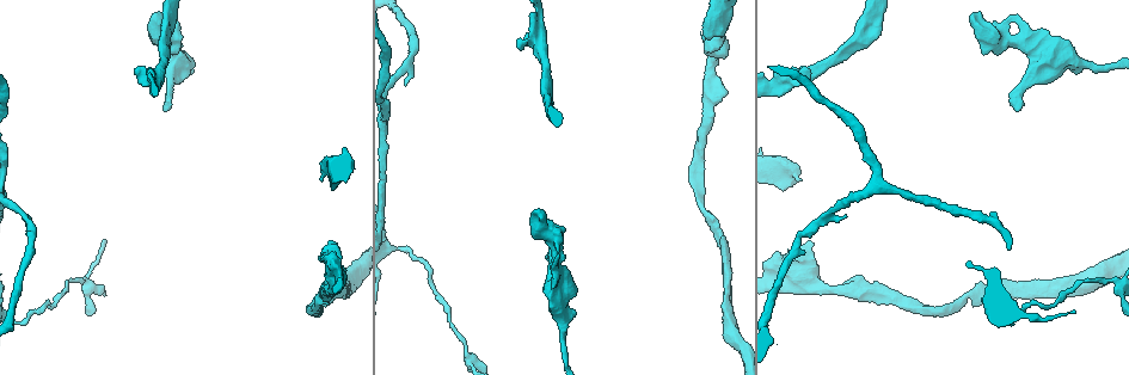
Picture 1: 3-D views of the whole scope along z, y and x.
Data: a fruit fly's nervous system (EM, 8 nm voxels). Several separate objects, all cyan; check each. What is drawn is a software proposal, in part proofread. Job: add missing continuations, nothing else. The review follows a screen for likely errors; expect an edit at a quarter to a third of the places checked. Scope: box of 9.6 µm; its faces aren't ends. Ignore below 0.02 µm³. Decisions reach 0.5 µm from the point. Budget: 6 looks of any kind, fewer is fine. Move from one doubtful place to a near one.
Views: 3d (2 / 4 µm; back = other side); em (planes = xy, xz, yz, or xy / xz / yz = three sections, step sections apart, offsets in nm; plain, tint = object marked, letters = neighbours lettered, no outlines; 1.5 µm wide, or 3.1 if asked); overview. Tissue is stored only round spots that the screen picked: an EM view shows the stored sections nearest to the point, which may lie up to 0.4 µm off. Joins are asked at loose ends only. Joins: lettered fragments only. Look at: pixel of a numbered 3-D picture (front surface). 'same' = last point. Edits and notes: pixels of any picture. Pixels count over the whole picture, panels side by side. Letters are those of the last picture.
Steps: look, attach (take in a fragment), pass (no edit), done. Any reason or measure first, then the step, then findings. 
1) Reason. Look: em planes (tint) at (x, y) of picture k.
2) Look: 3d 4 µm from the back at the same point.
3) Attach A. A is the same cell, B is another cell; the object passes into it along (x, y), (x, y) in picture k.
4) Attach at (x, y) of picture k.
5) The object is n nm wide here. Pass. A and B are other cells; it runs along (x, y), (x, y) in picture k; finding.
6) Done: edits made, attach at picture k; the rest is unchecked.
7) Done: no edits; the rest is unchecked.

Free end. Look: em planes (plain) at (810, 70) of picture 1.

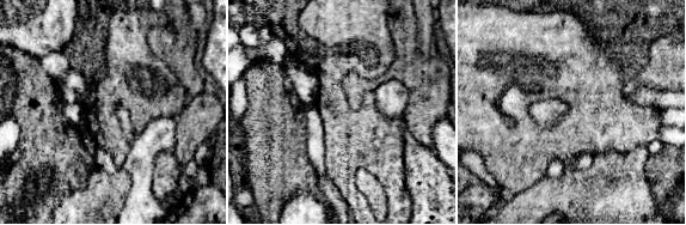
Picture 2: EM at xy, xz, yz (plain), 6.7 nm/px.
Look: em planes (letters) at the same point.

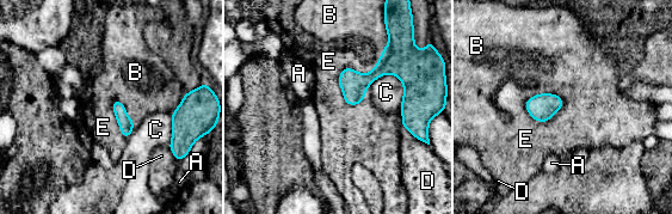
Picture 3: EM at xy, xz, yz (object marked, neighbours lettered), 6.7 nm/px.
Pass. A, B, C, D and E are other cells; it runs along (341, 78), (398, 69), (419, 97) in picture 3; none of them fits.

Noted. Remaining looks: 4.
Stops while still wide. Look: 3d 4 µm at (153, 14) of picture 1.

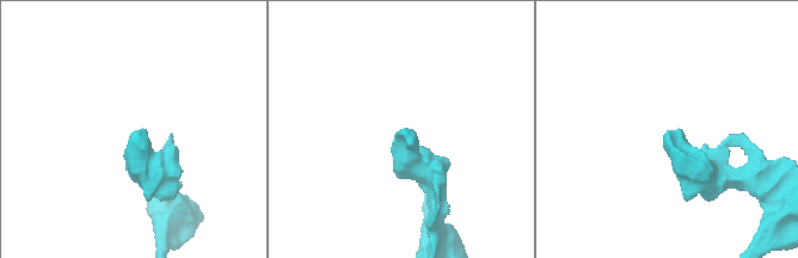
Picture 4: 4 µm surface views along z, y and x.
Need the tissue. Look: em xy step 8 (tint) at (136, 131) of picture 4.

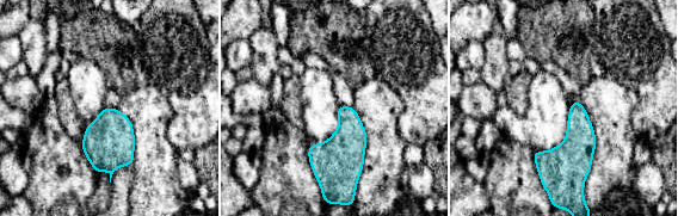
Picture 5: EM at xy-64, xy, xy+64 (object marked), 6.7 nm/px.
See the neighbours. Look: em xy step 8 (letters) at the same point.

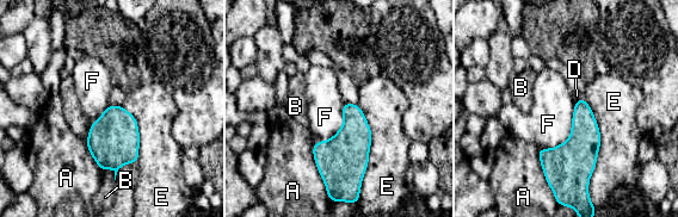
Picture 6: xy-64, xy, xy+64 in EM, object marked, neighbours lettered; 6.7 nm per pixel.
The longest contact is with E, 600 nm. Pass. A, B, D, E and F are other cells; no lettered fragment goes on from it.

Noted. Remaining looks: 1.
Done: no edits; the rest is unchecked.

